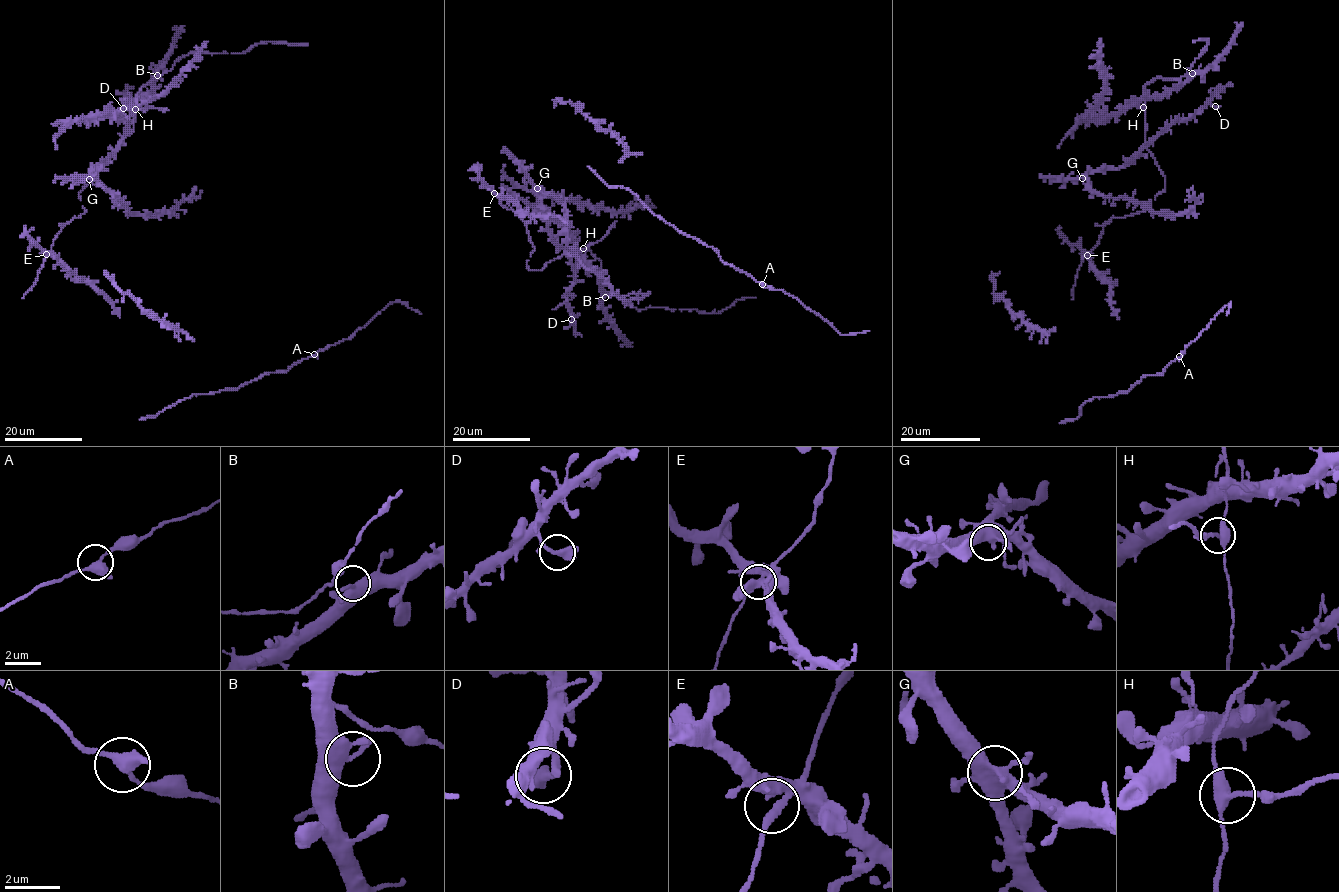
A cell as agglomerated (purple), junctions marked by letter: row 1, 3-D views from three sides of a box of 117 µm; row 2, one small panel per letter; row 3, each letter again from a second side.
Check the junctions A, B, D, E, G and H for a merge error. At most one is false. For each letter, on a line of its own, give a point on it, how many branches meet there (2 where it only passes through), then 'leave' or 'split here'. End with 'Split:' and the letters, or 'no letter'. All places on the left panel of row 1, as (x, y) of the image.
A: place (314, 354); branches 3; leave
B: place (157, 75); branches 3; leave
D: place (123, 108); branches 3; leave
E: place (46, 254); branches 3; leave
G: place (89, 179); branches 3; leave
H: place (135, 109); branches 3; split here
Split: H

